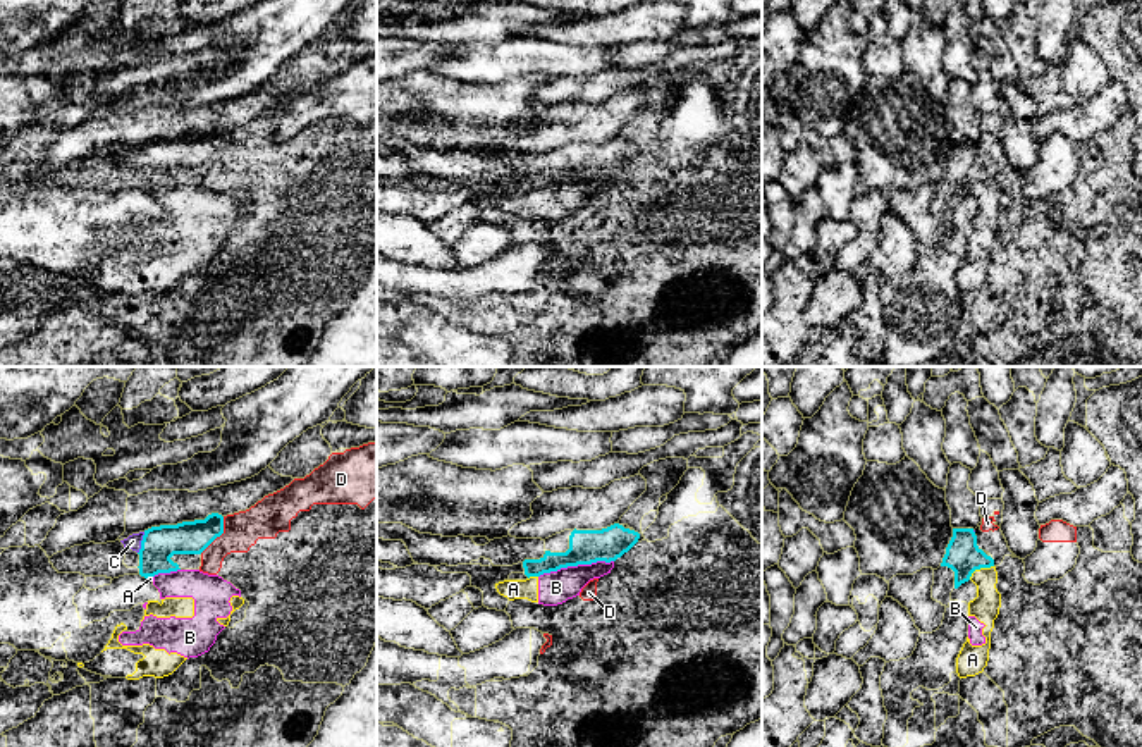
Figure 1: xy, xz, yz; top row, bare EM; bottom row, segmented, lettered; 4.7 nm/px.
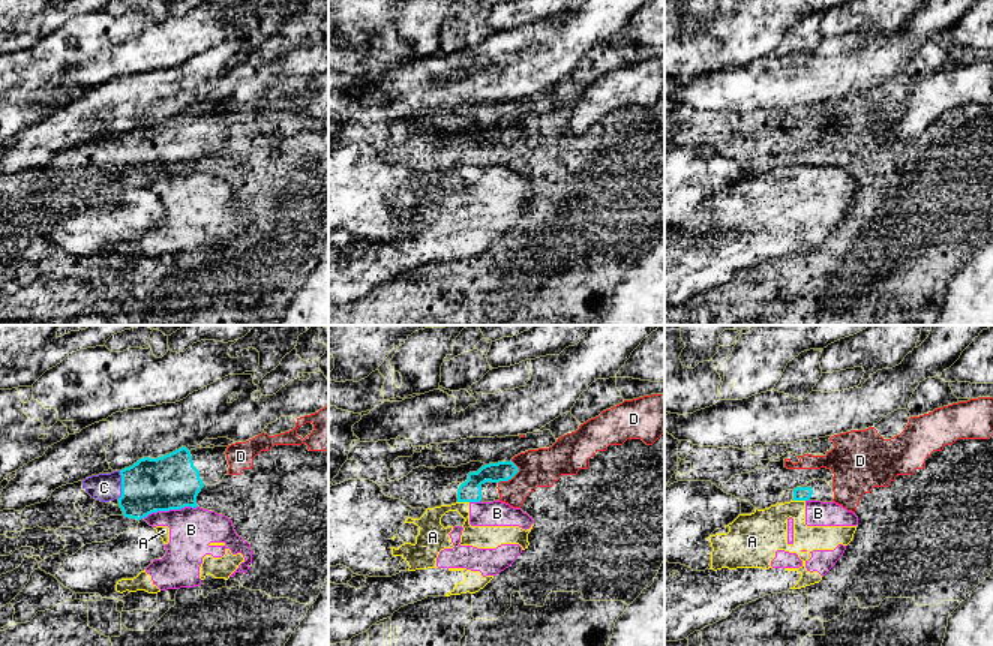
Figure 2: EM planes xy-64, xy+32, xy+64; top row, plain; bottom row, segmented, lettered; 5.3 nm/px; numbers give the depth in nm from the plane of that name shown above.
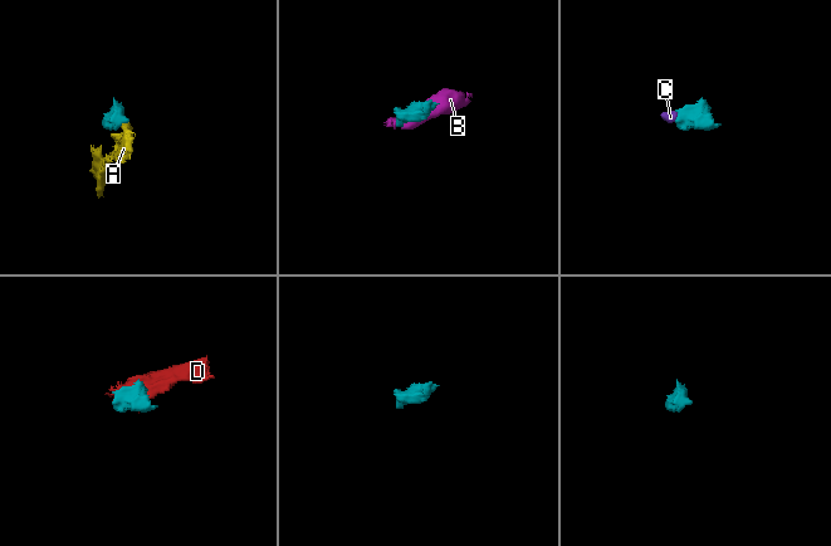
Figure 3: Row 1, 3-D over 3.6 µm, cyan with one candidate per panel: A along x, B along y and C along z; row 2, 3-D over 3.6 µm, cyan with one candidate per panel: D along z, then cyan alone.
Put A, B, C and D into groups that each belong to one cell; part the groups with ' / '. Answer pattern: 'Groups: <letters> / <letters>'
Groups: A B / C / D

